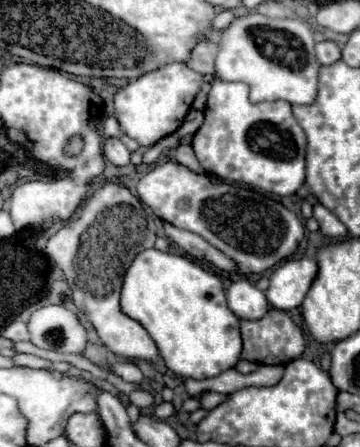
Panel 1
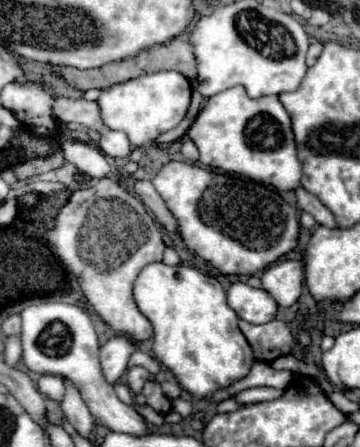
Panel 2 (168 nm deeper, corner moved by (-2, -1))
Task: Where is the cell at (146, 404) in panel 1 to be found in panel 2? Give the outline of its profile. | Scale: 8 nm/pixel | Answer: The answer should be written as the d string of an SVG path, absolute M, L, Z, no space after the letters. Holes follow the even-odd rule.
M148 380L148 382L144 384L142 394L144 394L144 398L146 398L146 404L152 406L158 414L168 414L168 412L170 412L170 408L172 408L172 406L170 406L170 400L162 394L158 382Z

